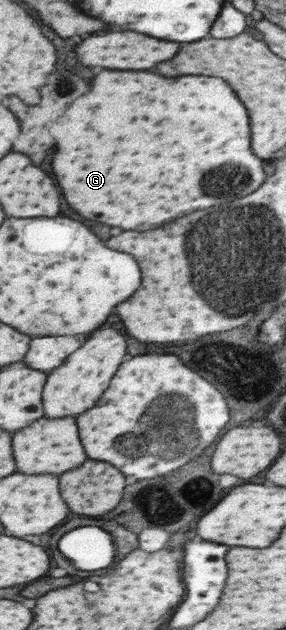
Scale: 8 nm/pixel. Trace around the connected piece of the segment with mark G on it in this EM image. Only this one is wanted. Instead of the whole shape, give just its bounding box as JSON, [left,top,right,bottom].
[51,70,270,232]

